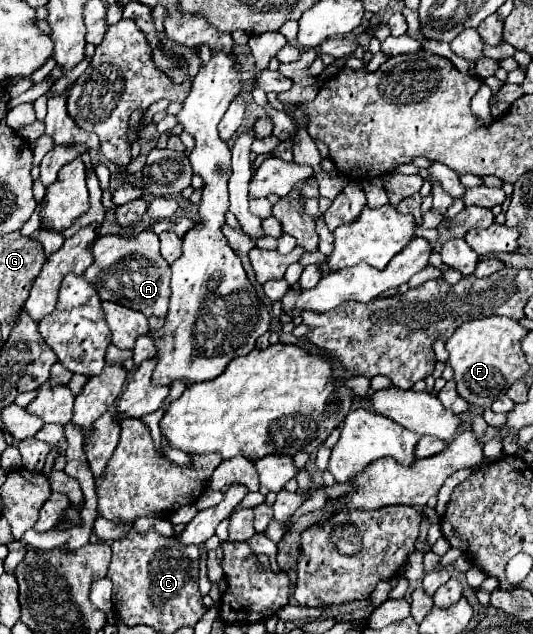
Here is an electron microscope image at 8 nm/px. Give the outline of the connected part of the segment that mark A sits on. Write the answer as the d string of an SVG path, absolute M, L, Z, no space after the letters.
M150 230L138 232L136 236L120 236L120 234L106 234L98 236L90 252L94 262L84 272L84 278L96 288L102 300L118 302L126 308L140 310L142 314L162 314L168 312L170 302L170 278L172 270L170 264L162 258L158 250L158 236Z

